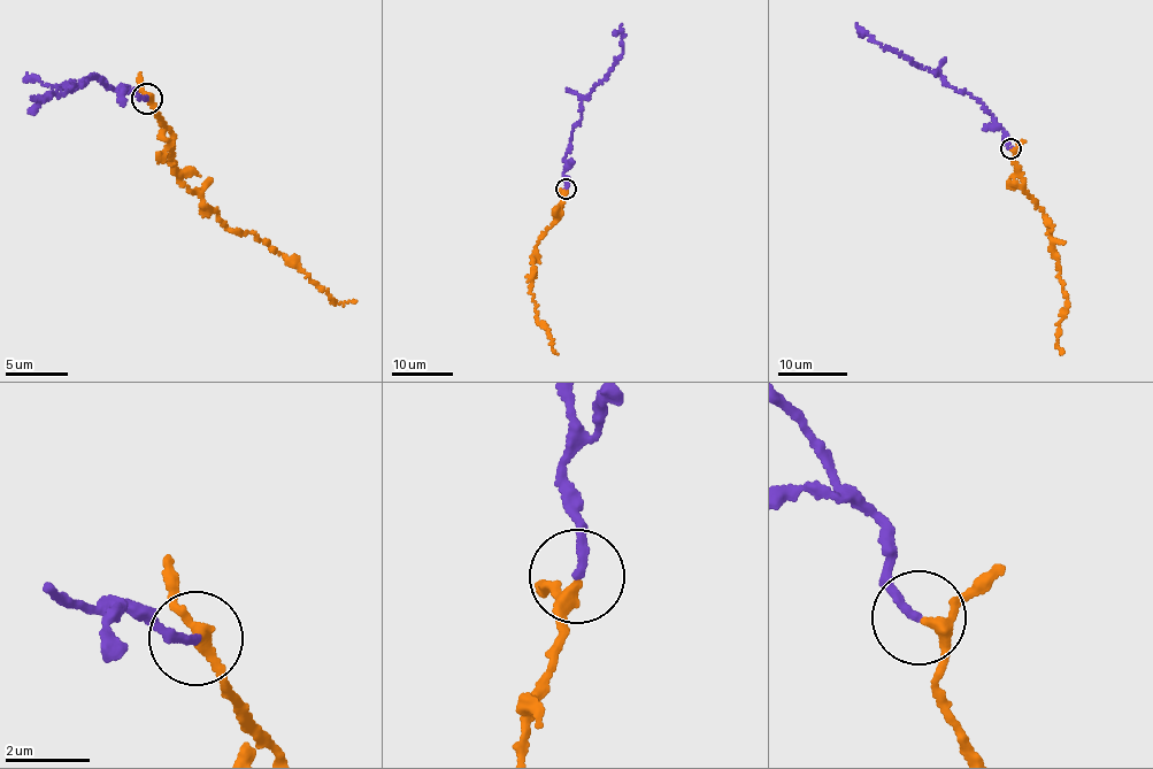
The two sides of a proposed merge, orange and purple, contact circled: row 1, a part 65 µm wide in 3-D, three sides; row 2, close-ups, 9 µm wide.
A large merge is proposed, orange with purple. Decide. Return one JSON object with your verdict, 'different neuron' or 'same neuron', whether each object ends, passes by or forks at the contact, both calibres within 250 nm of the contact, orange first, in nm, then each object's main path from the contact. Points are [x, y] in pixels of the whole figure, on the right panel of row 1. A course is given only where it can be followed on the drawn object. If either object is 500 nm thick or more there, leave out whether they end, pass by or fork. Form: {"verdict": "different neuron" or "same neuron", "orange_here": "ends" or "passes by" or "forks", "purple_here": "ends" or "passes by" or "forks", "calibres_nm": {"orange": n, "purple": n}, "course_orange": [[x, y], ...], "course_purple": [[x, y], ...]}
{"verdict": "same neuron", "orange_here": "passes by", "purple_here": "ends", "calibres_nm": {"orange": 240, "purple": 190}, "course_orange": [[1011, 148], [1023, 191], [1034, 199], [1048, 227], [1067, 309], [1057, 328], [1062, 354]], "course_purple": [[1011, 148], [1004, 132], [982, 105], [946, 84], [939, 75], [878, 45], [863, 32], [861, 35]]}

